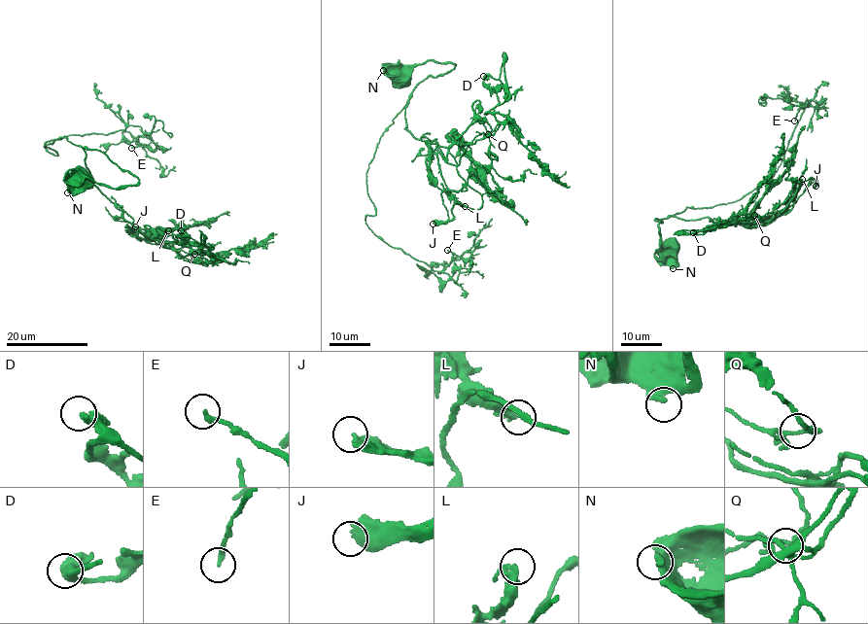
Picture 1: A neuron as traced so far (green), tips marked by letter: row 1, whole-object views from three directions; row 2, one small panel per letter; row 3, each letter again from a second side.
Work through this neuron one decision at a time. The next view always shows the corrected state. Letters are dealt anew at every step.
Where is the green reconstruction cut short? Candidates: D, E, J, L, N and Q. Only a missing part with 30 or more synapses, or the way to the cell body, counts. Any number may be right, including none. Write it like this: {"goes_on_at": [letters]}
{"goes_on_at": ["L"]}

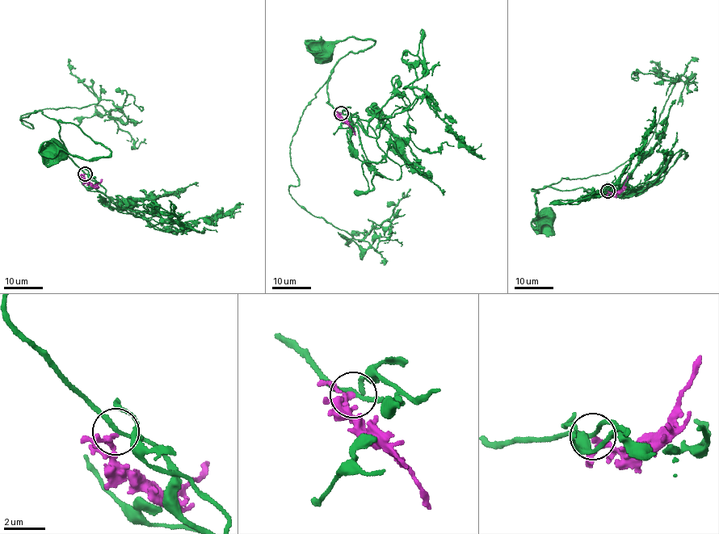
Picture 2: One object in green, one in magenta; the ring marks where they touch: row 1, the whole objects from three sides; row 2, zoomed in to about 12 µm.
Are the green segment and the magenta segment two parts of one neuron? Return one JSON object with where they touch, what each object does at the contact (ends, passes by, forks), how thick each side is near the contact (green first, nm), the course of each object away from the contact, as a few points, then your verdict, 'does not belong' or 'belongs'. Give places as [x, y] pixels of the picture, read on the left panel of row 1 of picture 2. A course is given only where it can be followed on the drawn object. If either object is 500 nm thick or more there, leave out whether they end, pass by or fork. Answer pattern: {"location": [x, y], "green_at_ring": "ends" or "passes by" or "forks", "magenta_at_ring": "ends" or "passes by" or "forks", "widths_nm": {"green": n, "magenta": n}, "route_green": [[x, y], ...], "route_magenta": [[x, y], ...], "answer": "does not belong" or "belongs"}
{"location": [85, 174], "green_at_ring": "passes by", "magenta_at_ring": "passes by", "widths_nm": {"green": 190, "magenta": 180}, "route_green": [[84, 174], [63, 147], [58, 121], [73, 123], [103, 145], [111, 153], [84, 160], [56, 147]], "route_magenta": [[84, 174], [84, 179], [94, 184], [102, 179]], "answer": "does not belong"}

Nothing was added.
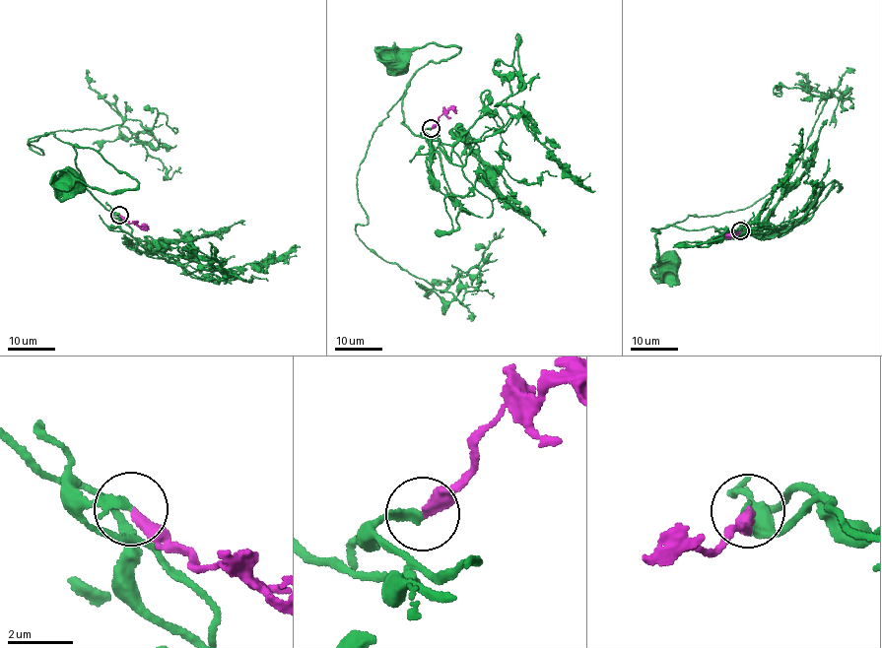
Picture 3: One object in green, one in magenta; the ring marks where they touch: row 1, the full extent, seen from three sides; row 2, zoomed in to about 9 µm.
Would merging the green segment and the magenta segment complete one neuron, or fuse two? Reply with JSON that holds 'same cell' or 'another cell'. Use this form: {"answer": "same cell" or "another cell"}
{"answer": "same cell"}

